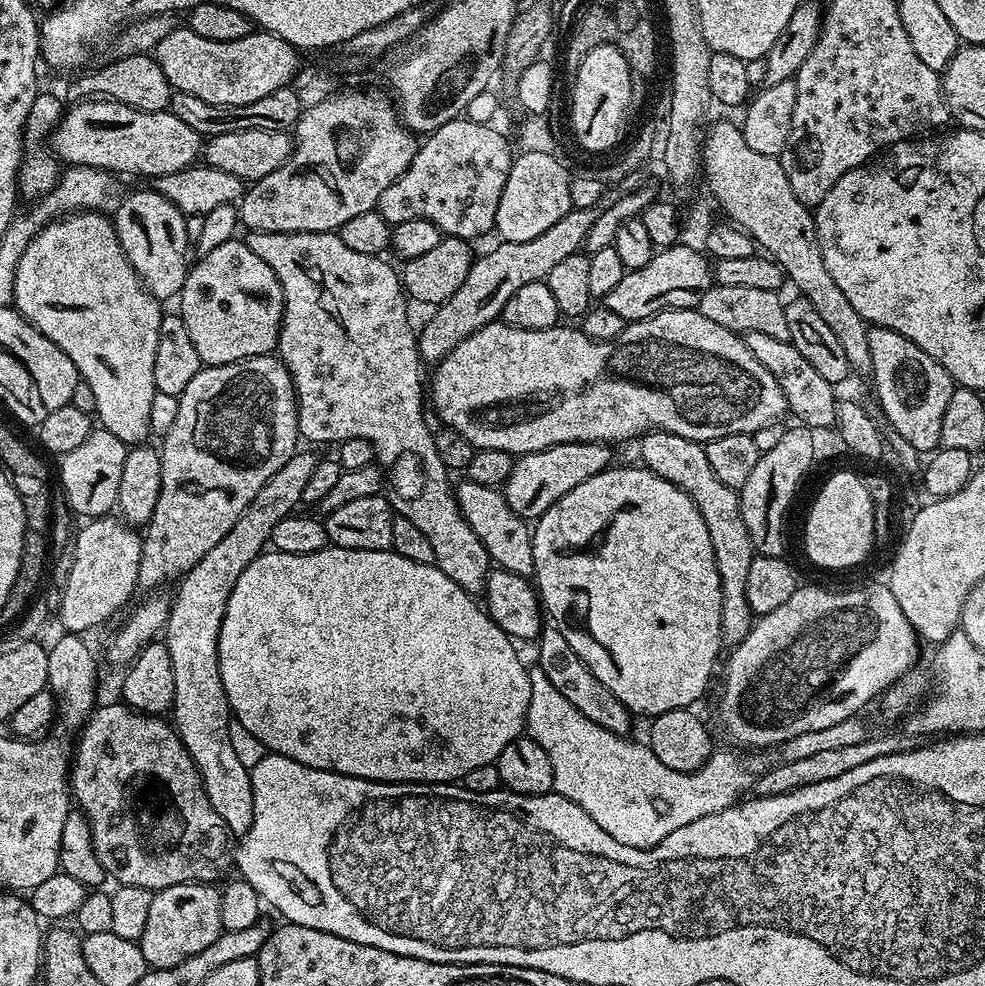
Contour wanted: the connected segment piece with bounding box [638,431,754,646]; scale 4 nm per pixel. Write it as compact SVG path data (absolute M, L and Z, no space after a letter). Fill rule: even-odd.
M654 431L645 432L643 436L639 437L639 444L640 456L644 459L641 460L643 467L650 469L651 472L662 478L666 478L666 482L678 486L691 498L694 506L698 506L702 518L706 518L706 530L710 530L710 542L714 542L714 558L722 582L722 638L725 645L735 646L740 644L742 638L746 638L746 634L752 629L754 623L754 614L746 602L746 574L750 574L750 562L754 555L754 549L750 542L750 534L746 530L746 522L742 518L737 489L726 486L726 482L720 481L718 474L714 474L714 469L711 468L710 461L706 458L703 443L687 440L678 434Z

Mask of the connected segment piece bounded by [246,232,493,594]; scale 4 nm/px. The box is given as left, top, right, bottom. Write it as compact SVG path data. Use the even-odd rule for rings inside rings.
M248 232L246 243L250 246L250 250L254 250L254 254L258 254L258 258L262 258L262 262L266 262L266 266L270 266L270 270L274 270L274 274L278 274L278 282L282 286L284 318L280 322L278 355L287 366L292 386L296 391L296 413L298 414L301 437L305 441L308 439L312 444L324 444L327 440L339 442L350 438L366 438L366 442L370 442L370 446L374 450L375 463L381 469L386 470L387 487L389 489L392 487L390 503L393 513L414 522L414 526L418 526L418 530L422 530L422 534L426 534L430 546L434 546L435 565L442 570L442 574L446 574L446 578L458 582L458 586L462 586L462 590L473 594L483 593L484 583L488 580L493 562L488 557L486 546L482 546L478 534L474 534L474 530L470 530L470 526L464 521L464 515L460 513L460 507L456 505L454 484L453 481L448 481L450 470L444 465L442 458L438 458L438 446L433 429L428 429L428 420L424 417L426 388L425 385L424 388L420 385L422 361L418 332L415 327L412 329L412 324L408 321L409 301L406 299L401 273L397 269L395 272L384 261L383 255L371 256L370 254L358 254L358 250L350 250L350 246L343 244L342 238L336 232Z

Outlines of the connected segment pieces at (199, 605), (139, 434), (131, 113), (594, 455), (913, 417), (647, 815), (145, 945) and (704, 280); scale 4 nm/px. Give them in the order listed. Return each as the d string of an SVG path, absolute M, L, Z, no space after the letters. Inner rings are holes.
M296 451L290 458L290 462L286 462L286 466L282 466L282 470L277 470L268 479L266 486L262 486L262 490L254 494L254 502L250 502L250 506L242 510L238 522L230 526L226 538L222 538L218 546L206 550L206 554L202 554L199 562L187 574L180 577L175 585L176 596L174 592L171 597L172 609L168 612L168 622L164 625L162 633L162 643L170 650L170 662L174 665L171 723L176 733L180 735L185 750L190 754L202 778L204 793L206 798L210 798L210 806L214 806L218 818L222 818L229 833L236 838L246 835L254 822L254 790L252 789L252 773L249 768L242 766L238 753L234 751L234 746L230 742L230 726L233 721L230 719L226 690L222 686L220 659L218 658L218 638L222 630L222 618L226 614L226 602L234 590L234 582L242 578L242 570L246 570L246 566L250 566L250 562L254 562L254 558L258 558L260 553L269 547L274 526L278 526L282 518L293 515L299 509L296 507L301 507L302 490L306 488L310 474L314 474L317 459L317 453Z
M85 210L83 212L74 212L71 214L61 215L59 218L51 220L37 232L35 238L26 246L26 254L18 262L18 270L14 278L14 294L12 295L14 307L20 312L34 327L41 332L50 342L54 342L74 362L78 370L81 381L90 386L94 394L96 403L95 419L99 427L110 430L117 438L122 438L122 442L129 446L140 446L145 443L144 439L149 439L152 427L150 426L150 406L154 403L154 394L157 392L154 386L154 358L158 354L158 338L160 337L160 317L162 315L161 301L150 295L144 289L144 284L138 278L138 274L130 266L122 246L118 242L116 225L105 213Z
M84 98L73 108L69 107L60 117L60 125L52 131L50 147L57 157L65 165L90 166L91 168L103 168L104 171L113 174L125 172L128 176L165 176L174 174L183 168L191 168L197 163L202 152L202 138L182 118L178 118L171 112L147 112L146 110L134 110L125 104L119 104L116 100L103 98Z
M566 442L558 446L550 446L546 450L523 453L513 463L510 478L502 486L506 502L514 514L518 514L526 522L535 522L541 514L550 510L562 494L570 494L574 486L586 482L586 478L594 478L594 474L603 472L613 463L612 452L604 442Z
M869 327L871 381L876 382L876 396L886 419L892 423L892 432L906 438L918 454L931 454L940 448L942 414L950 403L954 381L935 358L926 354L910 338L892 328Z
M532 670L528 677L532 685L526 732L536 739L542 750L546 750L546 758L551 759L550 766L554 770L553 789L560 795L575 800L578 806L586 810L586 814L590 814L590 818L594 818L594 822L598 822L598 826L602 826L602 830L606 830L606 834L610 834L610 838L622 842L622 846L658 846L662 838L670 838L674 830L681 826L690 826L690 822L698 822L698 818L706 814L726 810L749 791L748 768L734 753L713 751L710 759L696 772L670 770L670 766L658 762L647 743L635 744L632 738L619 736L598 726L598 722L587 720L582 710L576 709L568 699L558 694L558 690L550 686L546 674Z
M179 884L159 889L150 902L150 914L146 918L146 930L142 930L142 938L138 941L142 950L142 958L146 958L149 968L169 968L178 966L178 962L186 962L198 950L206 950L214 938L220 936L220 888L212 884Z
M681 242L659 249L646 266L625 271L622 282L617 282L614 290L602 297L603 307L614 310L614 314L622 314L625 322L645 320L669 308L696 308L701 292L714 283L714 268L709 257L696 248Z

